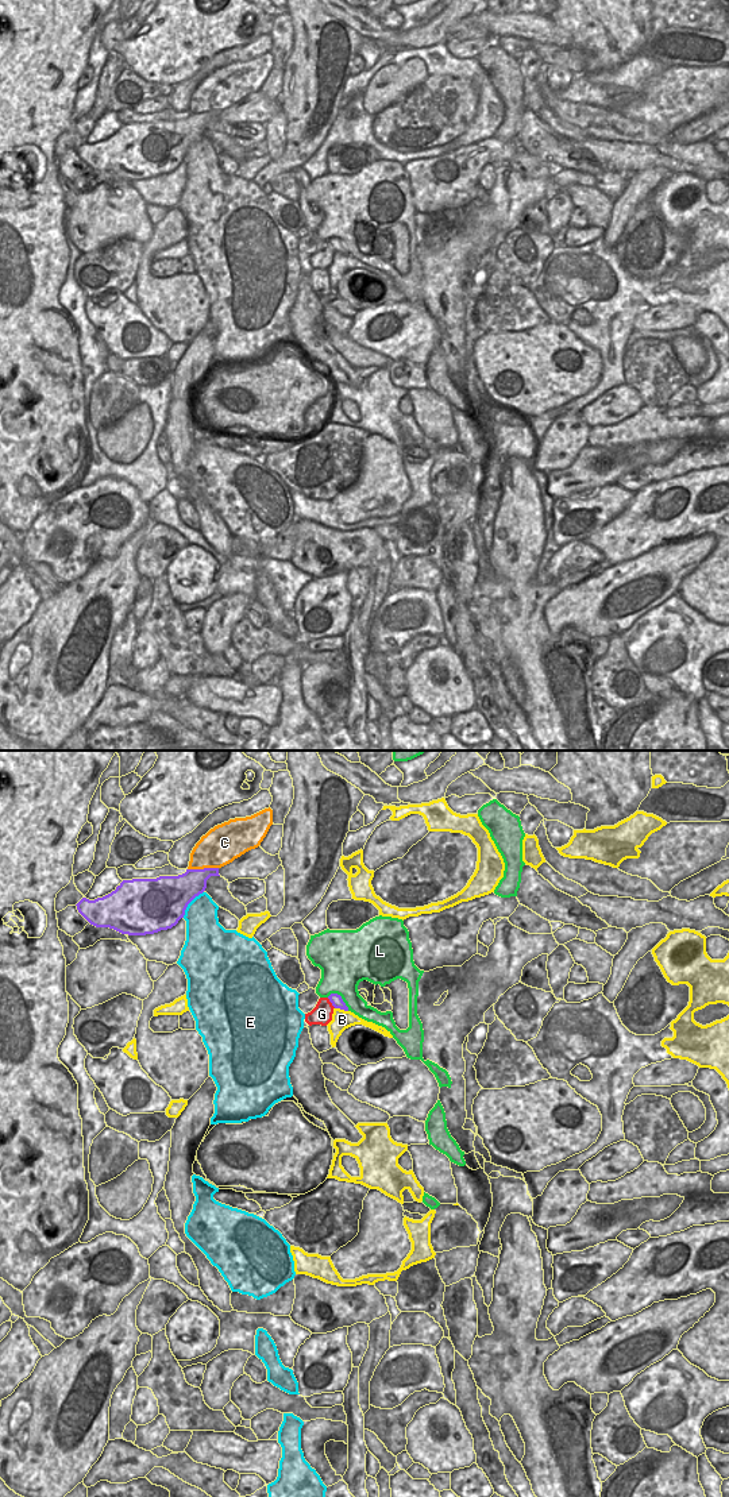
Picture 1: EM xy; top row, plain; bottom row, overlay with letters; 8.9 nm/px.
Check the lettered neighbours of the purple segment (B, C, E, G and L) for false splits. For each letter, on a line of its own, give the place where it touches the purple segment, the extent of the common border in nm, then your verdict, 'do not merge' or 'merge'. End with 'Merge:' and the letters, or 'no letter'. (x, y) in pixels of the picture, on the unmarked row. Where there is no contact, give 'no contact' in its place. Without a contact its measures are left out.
B: xy (342, 253) | 130 nm | do not merge
C: xy (204, 112) | 280 nm | do not merge
E: xy (189, 146) | 300 nm | do not merge
G: xy (331, 246) | 120 nm | do not merge
L: xy (340, 240) | 240 nm | do not merge
Merge: no letter

